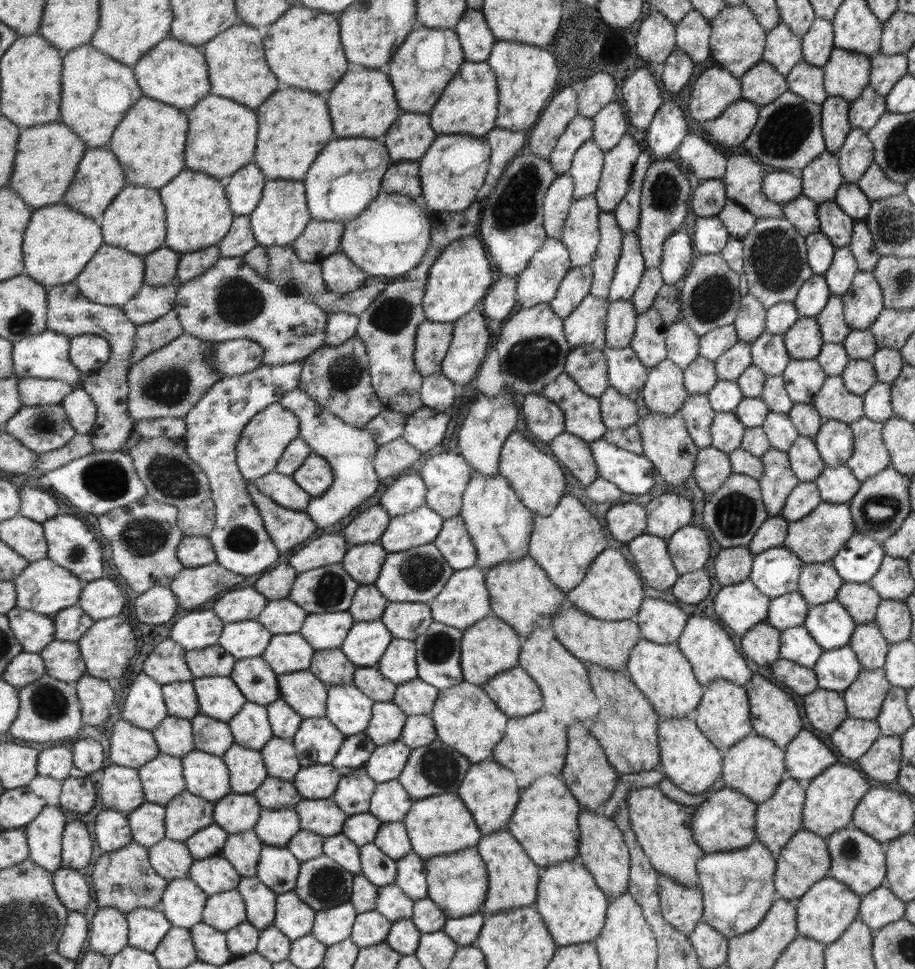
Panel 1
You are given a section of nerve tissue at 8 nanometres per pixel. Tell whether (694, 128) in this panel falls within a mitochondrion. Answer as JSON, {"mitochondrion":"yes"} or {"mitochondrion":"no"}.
{"mitochondrion":"no"}

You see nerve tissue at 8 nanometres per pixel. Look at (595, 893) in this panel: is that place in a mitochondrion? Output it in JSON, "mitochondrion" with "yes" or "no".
{"mitochondrion":"no"}

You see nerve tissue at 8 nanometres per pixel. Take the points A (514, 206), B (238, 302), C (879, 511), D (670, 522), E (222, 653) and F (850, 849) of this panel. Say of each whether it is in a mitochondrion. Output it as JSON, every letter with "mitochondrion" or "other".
{"A":"mitochondrion","B":"mitochondrion","C":"mitochondrion","D":"other","E":"other","F":"mitochondrion"}

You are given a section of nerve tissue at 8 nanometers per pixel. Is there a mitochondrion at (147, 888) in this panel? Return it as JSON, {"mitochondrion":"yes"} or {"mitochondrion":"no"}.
{"mitochondrion":"yes"}

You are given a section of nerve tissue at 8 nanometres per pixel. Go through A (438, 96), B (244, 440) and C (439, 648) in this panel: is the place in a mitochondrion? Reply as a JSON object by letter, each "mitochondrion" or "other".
{"A":"other","B":"other","C":"mitochondrion"}

